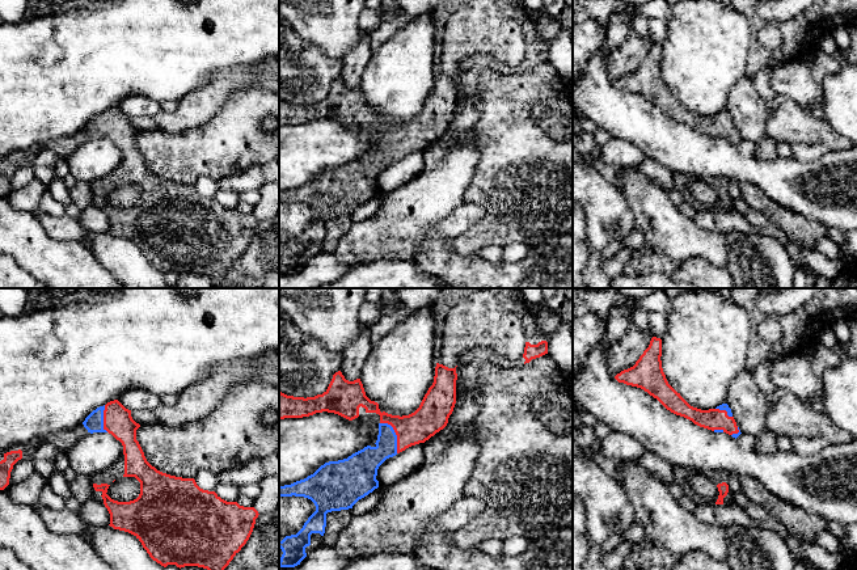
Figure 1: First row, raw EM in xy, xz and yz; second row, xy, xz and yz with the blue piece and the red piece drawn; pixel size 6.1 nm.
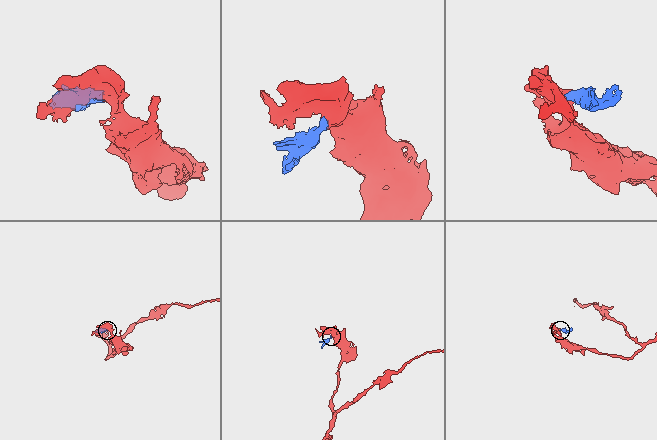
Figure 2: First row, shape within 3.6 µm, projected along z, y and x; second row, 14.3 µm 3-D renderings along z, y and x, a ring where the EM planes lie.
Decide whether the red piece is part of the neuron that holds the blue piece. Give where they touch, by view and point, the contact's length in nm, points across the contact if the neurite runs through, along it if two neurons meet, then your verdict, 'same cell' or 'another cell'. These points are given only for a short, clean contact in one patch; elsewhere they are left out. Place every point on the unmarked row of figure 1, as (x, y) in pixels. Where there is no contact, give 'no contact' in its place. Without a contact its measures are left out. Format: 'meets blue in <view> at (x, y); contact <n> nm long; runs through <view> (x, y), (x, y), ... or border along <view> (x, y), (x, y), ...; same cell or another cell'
meets blue in xz at (395, 140); contact 220 nm long; runs through xz (366, 168), (395, 140), (418, 134), (431, 123); same cell

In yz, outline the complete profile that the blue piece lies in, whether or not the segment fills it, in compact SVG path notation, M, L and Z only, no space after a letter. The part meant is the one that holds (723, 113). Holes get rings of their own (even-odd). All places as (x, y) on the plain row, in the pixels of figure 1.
M653 43L649 54L636 71L615 83L619 89L637 93L657 105L671 119L692 127L695 131L714 139L726 139L738 144L742 139L736 132L731 115L722 110L715 115L701 117L691 113L667 88L662 75L662 46Z

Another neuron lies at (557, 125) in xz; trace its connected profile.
M535 104L531 114L543 131L554 140L570 140L573 138L573 117L561 111L552 111L544 104Z

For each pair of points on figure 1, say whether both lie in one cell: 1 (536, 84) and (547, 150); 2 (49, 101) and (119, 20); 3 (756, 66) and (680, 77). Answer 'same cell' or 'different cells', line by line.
1: same cell
2: same cell
3: different cells

